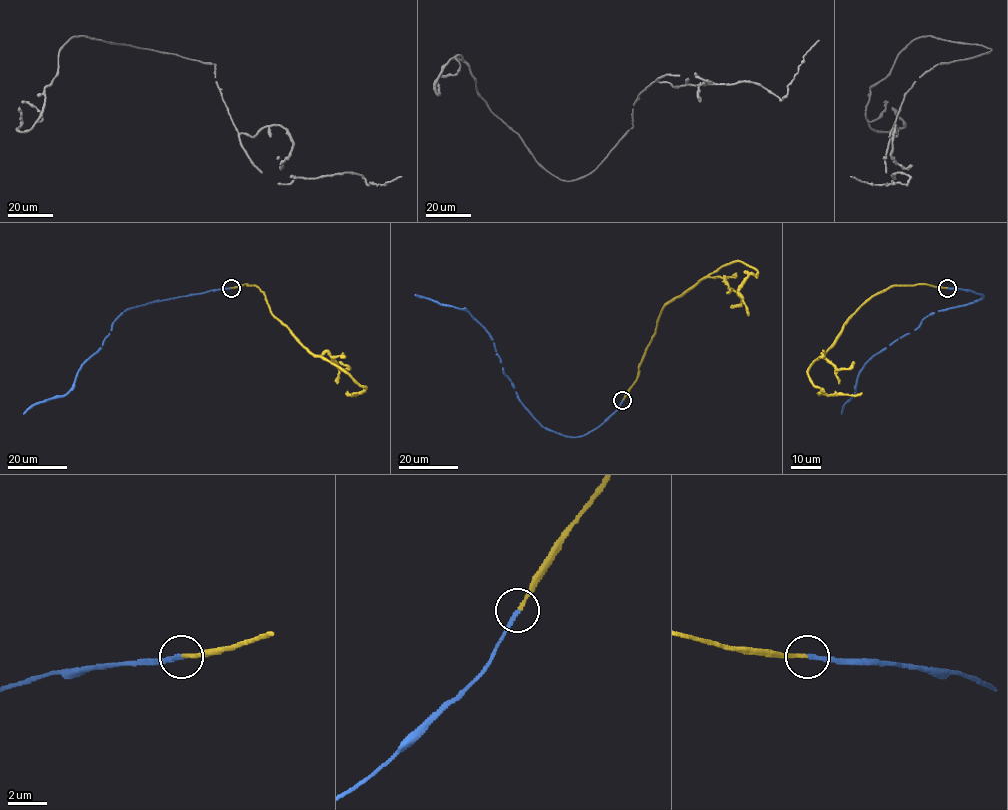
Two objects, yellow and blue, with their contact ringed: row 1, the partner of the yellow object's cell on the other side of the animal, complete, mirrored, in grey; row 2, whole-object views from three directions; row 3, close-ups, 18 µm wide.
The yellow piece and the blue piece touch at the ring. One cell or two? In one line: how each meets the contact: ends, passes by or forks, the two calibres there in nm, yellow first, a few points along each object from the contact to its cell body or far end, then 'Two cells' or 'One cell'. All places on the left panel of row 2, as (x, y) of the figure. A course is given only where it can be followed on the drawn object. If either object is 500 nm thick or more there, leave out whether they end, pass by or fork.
At the ring yellow ends. At the ring blue ends. Thickness 180 nm (yellow) against 200 nm. Course of yellow: (231, 288), (255, 285), (270, 312), (310, 352), (342, 368), (365, 387), (347, 394), (357, 393). Course of blue: (231, 288), (124, 310), (113, 321), (101, 348), (82, 365), (74, 386), (66, 394), (32, 405), (23, 414). One cell

